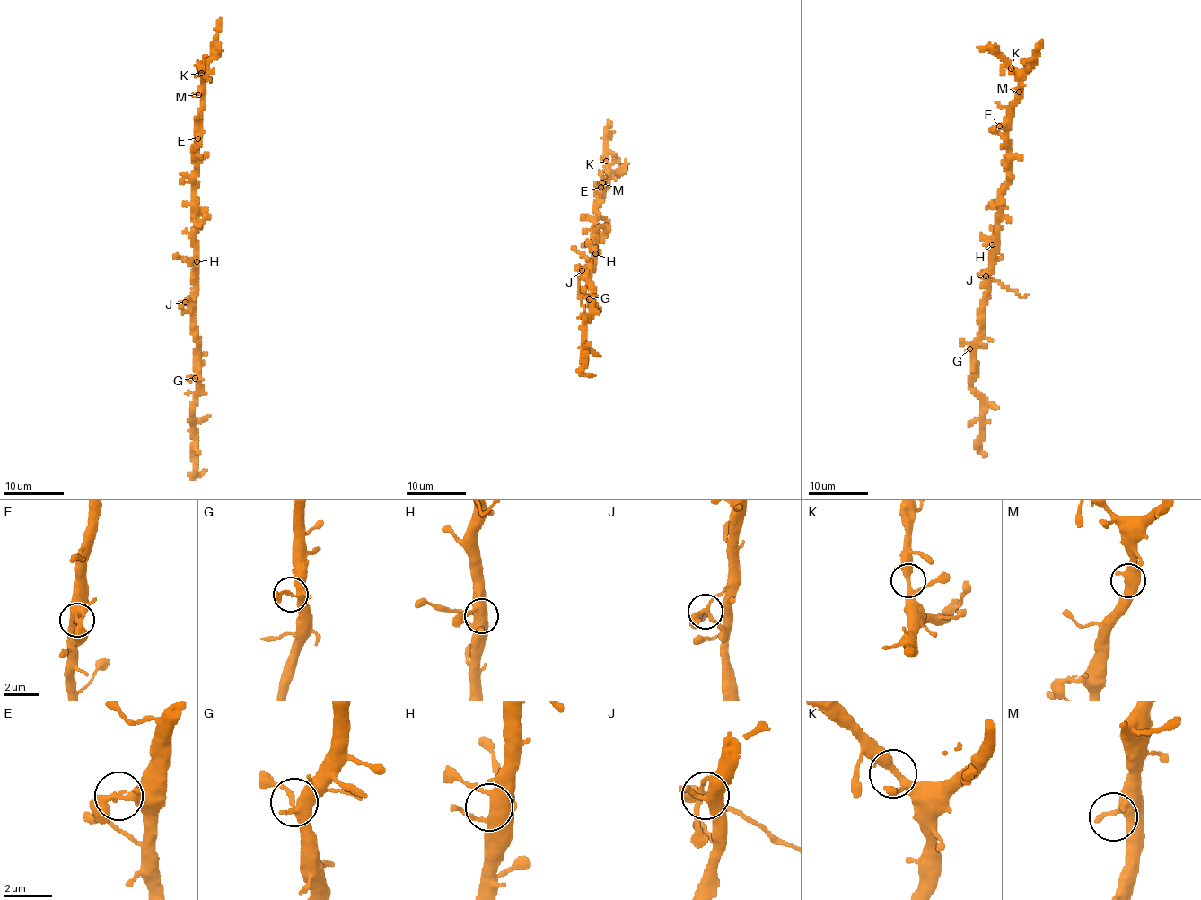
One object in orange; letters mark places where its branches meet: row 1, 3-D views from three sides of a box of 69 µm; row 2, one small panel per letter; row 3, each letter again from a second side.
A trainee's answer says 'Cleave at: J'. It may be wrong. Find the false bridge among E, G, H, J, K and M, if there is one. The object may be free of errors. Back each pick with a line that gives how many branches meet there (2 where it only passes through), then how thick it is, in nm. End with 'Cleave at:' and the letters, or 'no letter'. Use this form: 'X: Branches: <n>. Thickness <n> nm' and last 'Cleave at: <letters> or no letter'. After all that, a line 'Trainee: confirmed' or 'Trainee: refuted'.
J: Branches: 4. Thickness 220 nm
Cleave at: J
Trainee: confirmed

